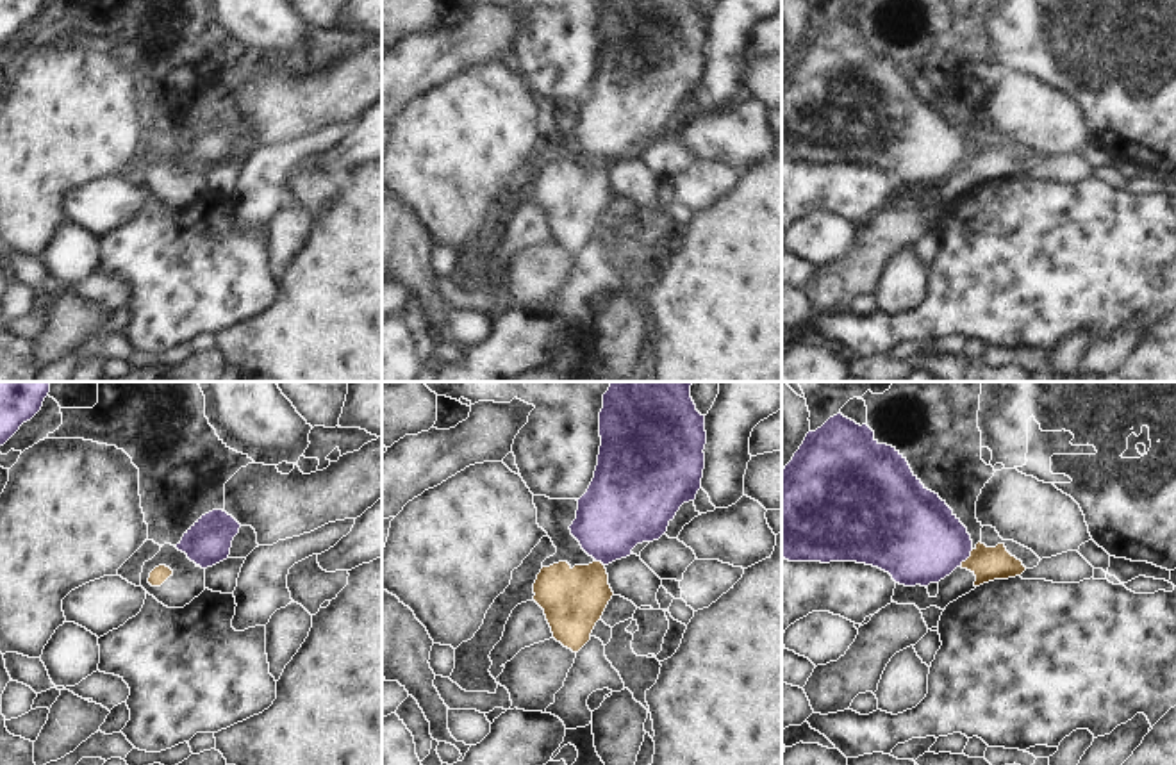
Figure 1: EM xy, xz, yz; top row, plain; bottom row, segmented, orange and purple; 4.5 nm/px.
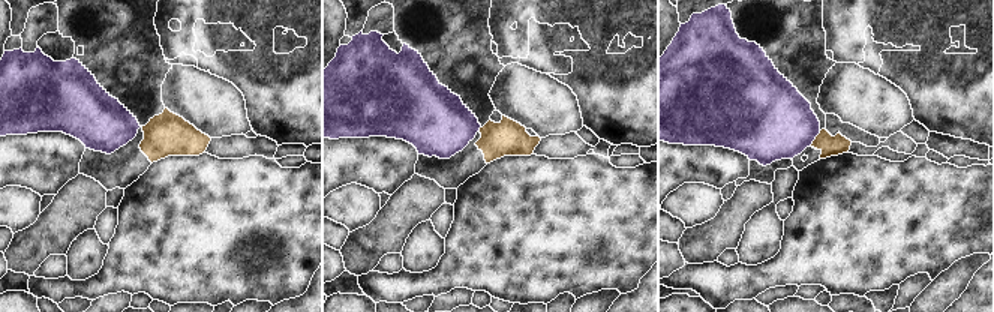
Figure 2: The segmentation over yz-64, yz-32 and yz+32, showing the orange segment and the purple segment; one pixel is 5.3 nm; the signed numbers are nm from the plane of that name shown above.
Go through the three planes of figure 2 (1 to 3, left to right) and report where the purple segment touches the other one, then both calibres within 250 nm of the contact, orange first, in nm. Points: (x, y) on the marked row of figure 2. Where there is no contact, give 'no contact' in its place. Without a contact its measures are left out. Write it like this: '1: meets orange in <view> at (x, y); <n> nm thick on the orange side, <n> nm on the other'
1: no contact
2: no contact
3: meets orange in yz+32 at (816, 138); 110 nm thick on the orange side, 420 nm on the other

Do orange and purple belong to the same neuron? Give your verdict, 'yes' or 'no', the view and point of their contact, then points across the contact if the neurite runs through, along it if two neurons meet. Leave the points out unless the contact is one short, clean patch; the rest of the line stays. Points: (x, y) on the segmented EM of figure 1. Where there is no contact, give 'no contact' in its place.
no; contact yz (968, 559); border yz (973, 550), (959, 566)

